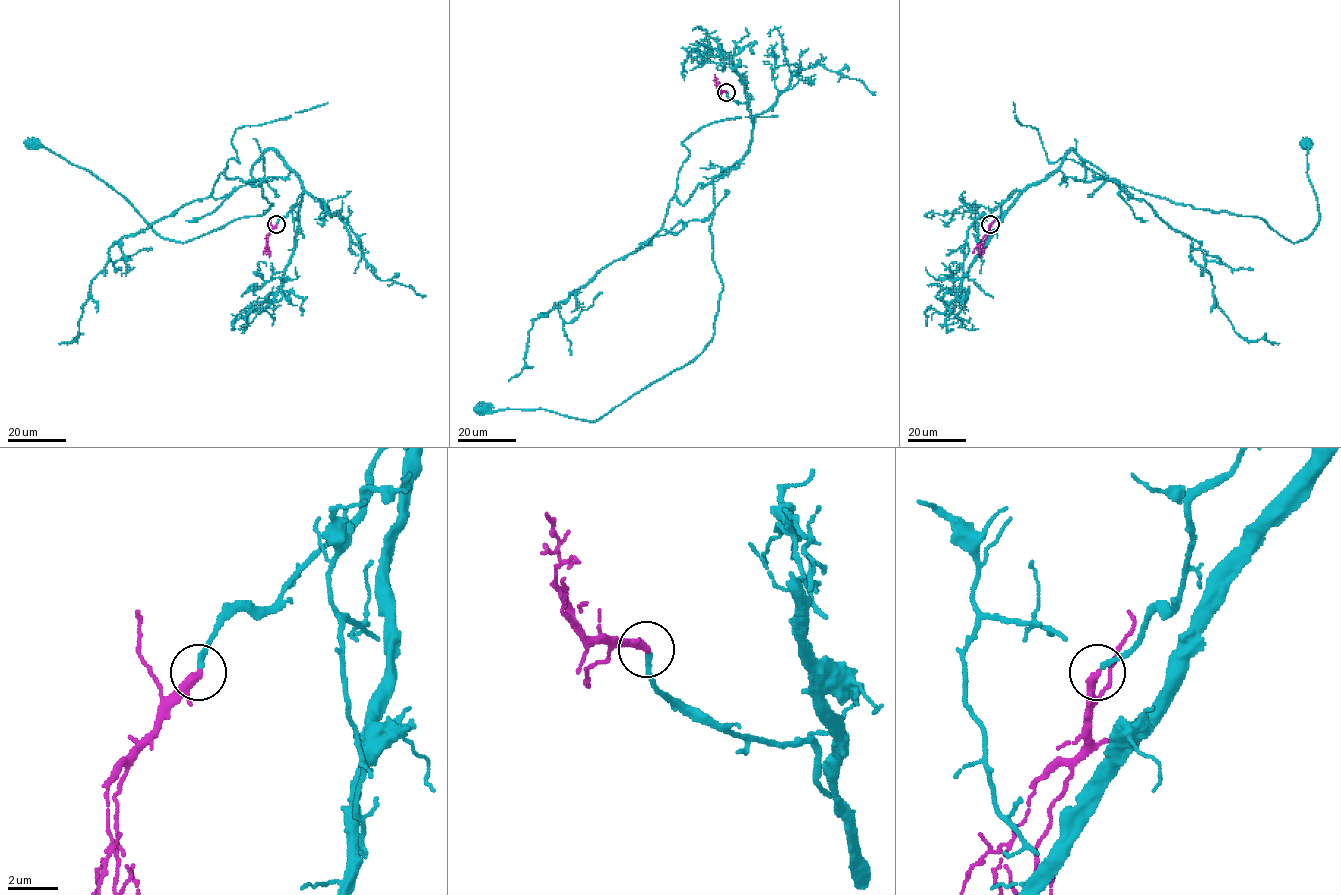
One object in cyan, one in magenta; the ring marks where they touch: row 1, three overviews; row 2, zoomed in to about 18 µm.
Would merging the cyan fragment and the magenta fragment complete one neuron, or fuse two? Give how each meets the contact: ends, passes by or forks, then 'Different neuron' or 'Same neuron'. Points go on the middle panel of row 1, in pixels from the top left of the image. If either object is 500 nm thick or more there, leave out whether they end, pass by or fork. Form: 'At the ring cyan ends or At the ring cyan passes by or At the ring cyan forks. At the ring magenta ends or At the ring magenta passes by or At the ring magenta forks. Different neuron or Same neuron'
At the ring cyan ends. At the ring magenta ends. Same neuron

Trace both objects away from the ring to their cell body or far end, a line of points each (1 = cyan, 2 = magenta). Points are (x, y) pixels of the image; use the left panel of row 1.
1: (277, 224), (304, 190), (271, 149), (260, 186), (273, 205), (179, 243), (92, 173), (32, 144)
2: (277, 224), (267, 238), (268, 254), (269, 247)

